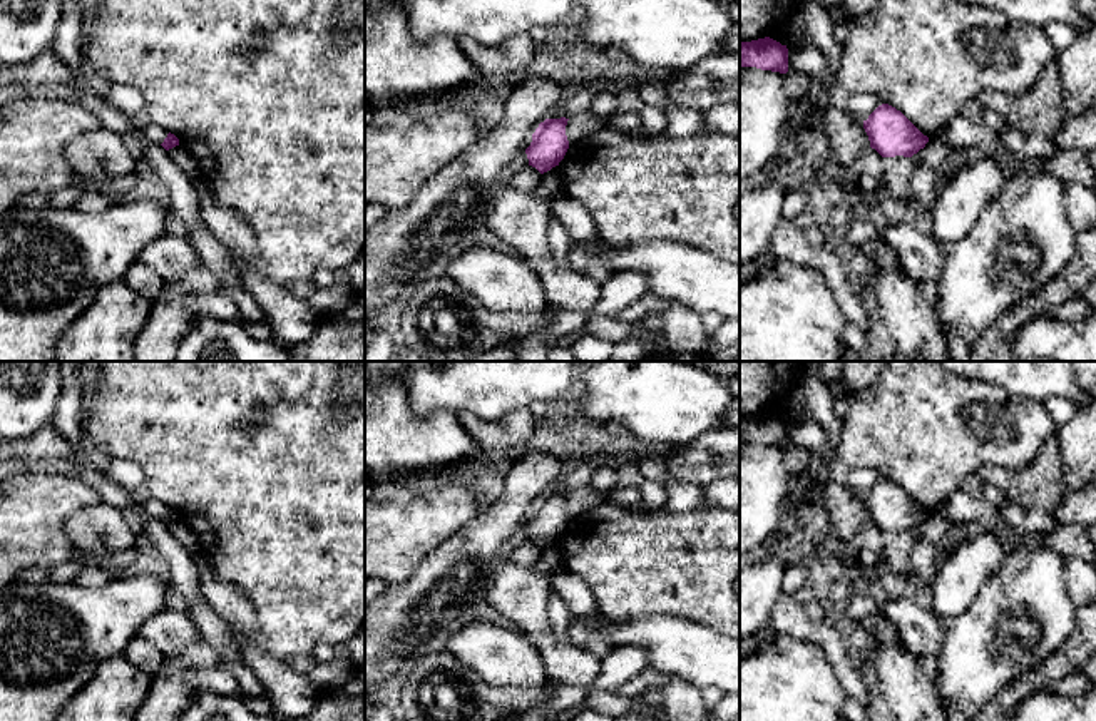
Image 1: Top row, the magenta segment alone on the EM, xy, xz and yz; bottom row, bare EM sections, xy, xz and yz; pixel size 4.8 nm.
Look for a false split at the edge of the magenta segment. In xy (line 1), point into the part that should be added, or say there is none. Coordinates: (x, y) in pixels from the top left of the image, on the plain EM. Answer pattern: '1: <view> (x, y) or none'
1: none

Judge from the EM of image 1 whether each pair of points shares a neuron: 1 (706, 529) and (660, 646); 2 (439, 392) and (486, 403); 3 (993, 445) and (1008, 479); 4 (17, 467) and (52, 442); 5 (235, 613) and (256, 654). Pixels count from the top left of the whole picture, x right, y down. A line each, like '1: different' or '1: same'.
1: different
2: same
3: different
4: different
5: same

